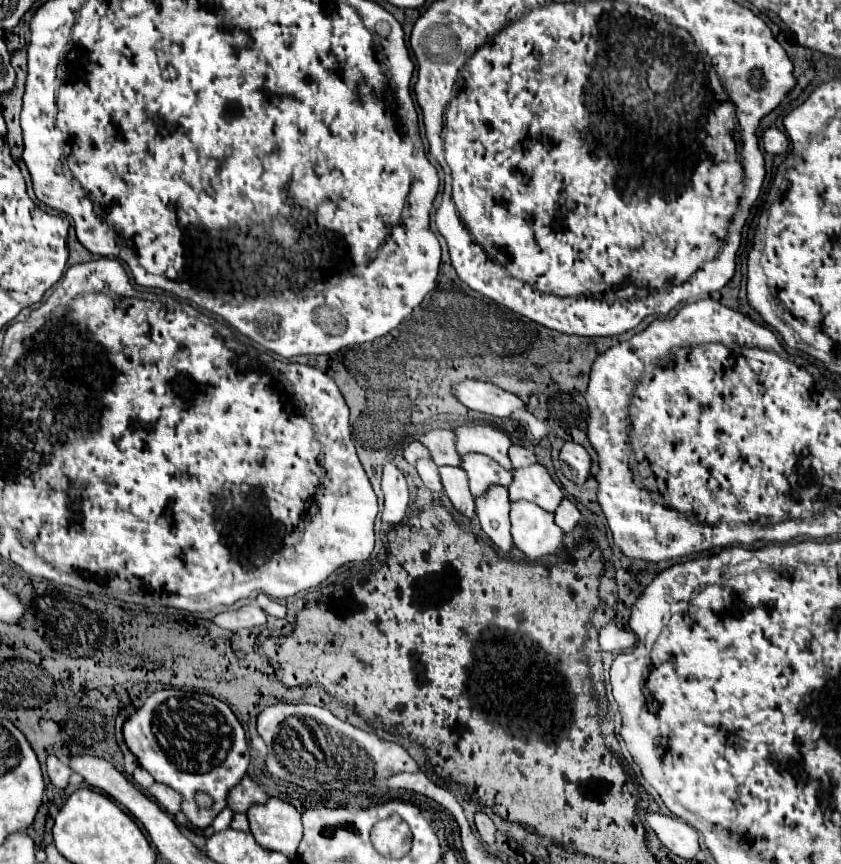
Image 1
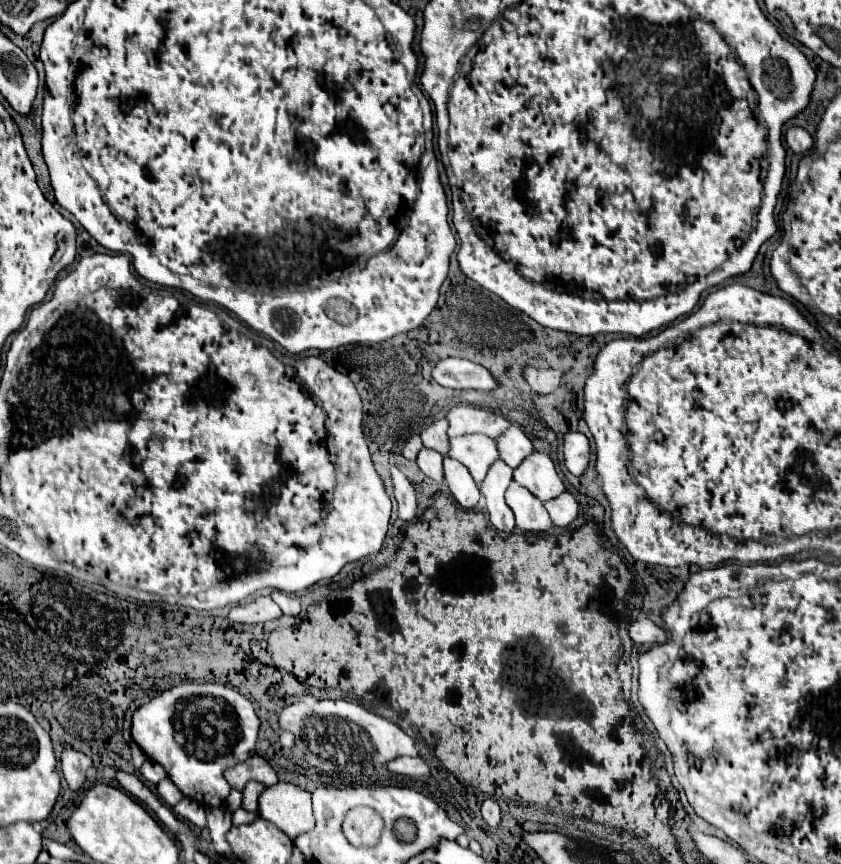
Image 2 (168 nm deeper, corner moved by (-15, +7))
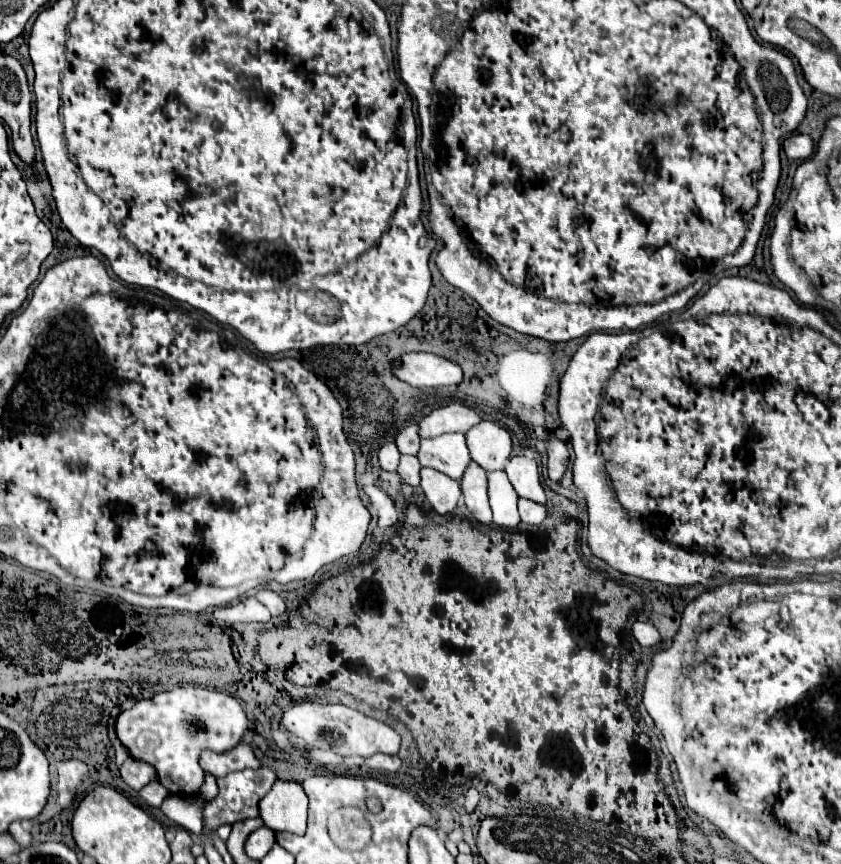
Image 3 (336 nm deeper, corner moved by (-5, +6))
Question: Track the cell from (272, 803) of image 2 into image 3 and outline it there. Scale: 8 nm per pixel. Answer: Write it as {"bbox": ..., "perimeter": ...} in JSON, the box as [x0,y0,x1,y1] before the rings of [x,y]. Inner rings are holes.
{"bbox":[259,780,307,834],"perimeter":[[[277,780],[261,798],[259,812],[273,832],[303,834],[307,830],[307,796],[297,782]]]}

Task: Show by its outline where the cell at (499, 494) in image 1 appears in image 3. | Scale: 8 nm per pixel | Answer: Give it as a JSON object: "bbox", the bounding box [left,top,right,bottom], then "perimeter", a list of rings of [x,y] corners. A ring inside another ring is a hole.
{"bbox":[461,462,493,526],"perimeter":[[[471,462],[463,474],[461,490],[465,496],[465,504],[471,510],[473,518],[479,524],[491,526],[493,514],[489,512],[489,496],[485,492],[485,480],[487,480],[487,472],[477,462]]]}

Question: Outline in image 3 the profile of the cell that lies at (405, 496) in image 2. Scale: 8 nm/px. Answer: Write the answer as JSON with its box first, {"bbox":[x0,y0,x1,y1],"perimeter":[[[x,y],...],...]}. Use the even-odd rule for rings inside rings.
{"bbox":[363,484,399,526],"perimeter":[[[367,484],[363,490],[371,498],[375,510],[377,510],[379,526],[393,526],[393,524],[399,522],[399,510],[397,510],[395,502],[391,500],[391,496],[385,490],[381,490],[375,484]]]}

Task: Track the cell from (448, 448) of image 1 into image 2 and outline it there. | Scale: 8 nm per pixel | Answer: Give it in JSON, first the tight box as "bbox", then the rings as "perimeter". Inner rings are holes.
{"bbox":[421,419,447,455],"perimeter":[[[439,419],[435,423],[431,423],[429,427],[425,427],[421,431],[421,441],[427,449],[433,449],[433,451],[439,451],[441,455],[447,453],[447,421],[445,419]]]}

